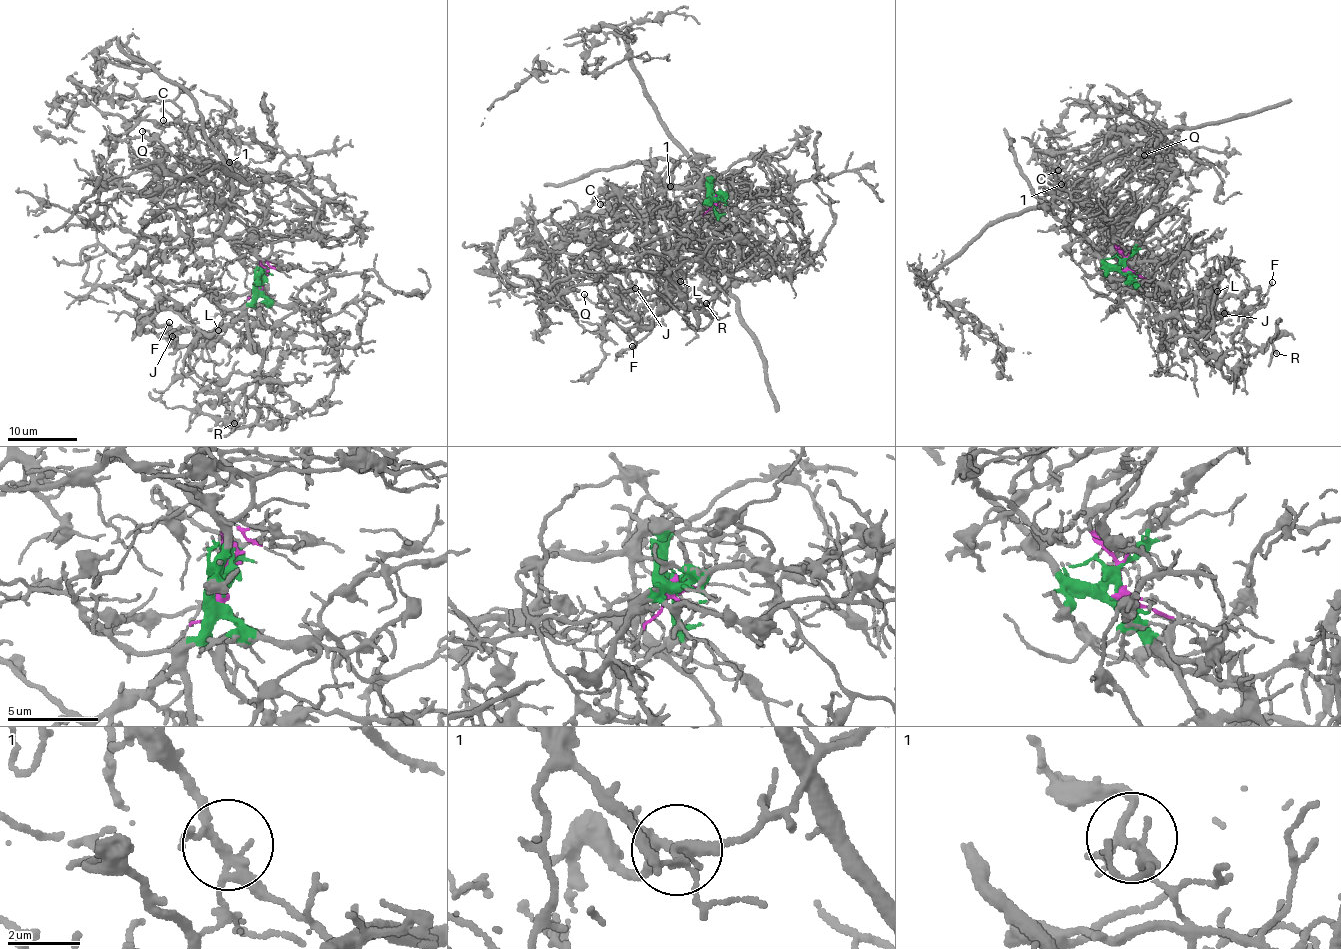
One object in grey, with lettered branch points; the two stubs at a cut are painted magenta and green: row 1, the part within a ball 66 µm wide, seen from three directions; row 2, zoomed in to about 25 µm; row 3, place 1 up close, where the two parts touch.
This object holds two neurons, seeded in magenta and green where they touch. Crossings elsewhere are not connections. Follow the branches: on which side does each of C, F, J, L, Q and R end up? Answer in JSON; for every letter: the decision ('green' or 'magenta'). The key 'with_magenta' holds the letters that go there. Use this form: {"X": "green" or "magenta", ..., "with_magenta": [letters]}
{"C": "magenta", "F": "green", "J": "green", "L": "green", "Q": "magenta", "R": "green", "with_magenta": ["C", "Q"]}

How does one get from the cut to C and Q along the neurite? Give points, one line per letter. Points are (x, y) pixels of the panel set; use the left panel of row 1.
C: (260, 285), (250, 246), (303, 230), (324, 209), (310, 166), (253, 180), (209, 137), (163, 120)
Q: (260, 285), (264, 268), (250, 246), (305, 230), (323, 197), (285, 176), (194, 163), (142, 131)

